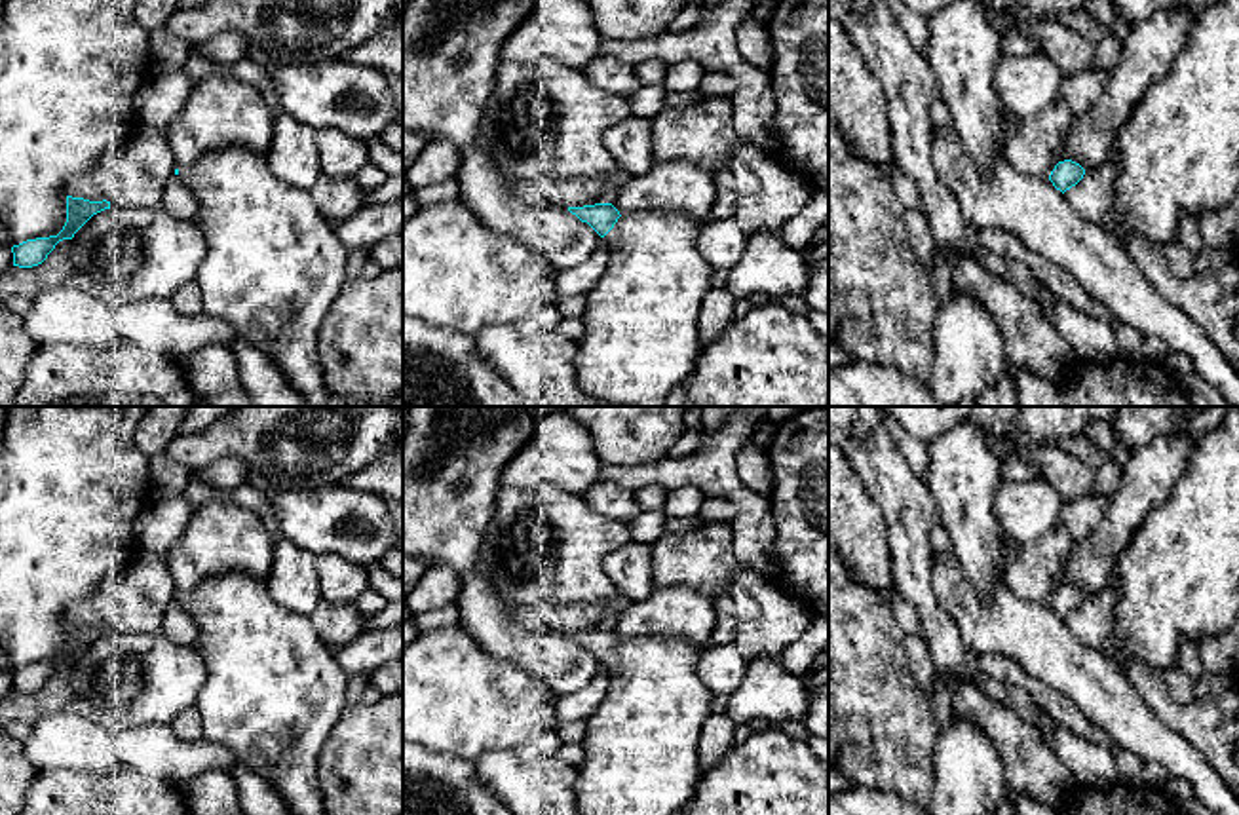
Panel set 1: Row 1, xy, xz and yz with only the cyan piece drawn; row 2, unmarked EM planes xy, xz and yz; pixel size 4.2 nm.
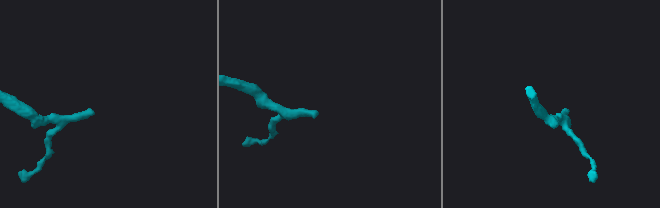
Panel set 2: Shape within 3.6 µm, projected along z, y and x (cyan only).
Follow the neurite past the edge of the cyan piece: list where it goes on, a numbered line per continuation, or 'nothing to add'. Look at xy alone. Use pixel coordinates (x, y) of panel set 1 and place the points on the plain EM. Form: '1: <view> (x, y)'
1: xy (274, 692)

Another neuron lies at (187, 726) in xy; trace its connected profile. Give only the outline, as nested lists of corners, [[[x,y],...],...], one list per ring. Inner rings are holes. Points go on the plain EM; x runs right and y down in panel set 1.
[[[190,705],[184,711],[181,711],[177,714],[175,722],[171,724],[171,730],[179,739],[184,739],[184,741],[201,739],[203,737],[201,716],[200,716],[196,705]]]

